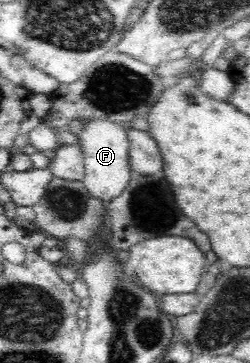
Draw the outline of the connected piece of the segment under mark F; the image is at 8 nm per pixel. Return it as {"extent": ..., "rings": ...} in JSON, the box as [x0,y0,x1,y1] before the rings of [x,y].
{"extent":[78,120,130,204],"rings":[[[88,120],[85,129],[78,135],[78,146],[84,153],[85,173],[81,180],[88,192],[105,204],[115,200],[130,184],[128,126],[111,120]]]}

